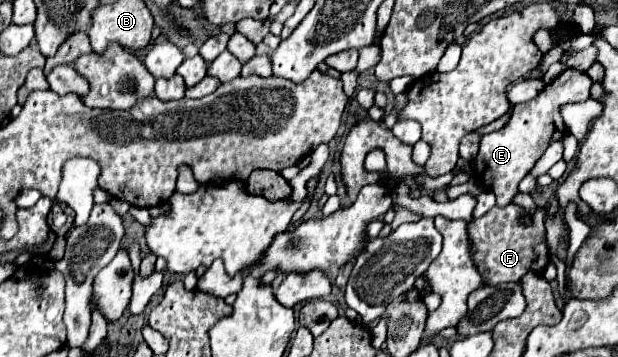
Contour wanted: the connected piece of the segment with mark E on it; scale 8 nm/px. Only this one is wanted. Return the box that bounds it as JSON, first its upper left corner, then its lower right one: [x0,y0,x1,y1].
[474,68,592,206]

